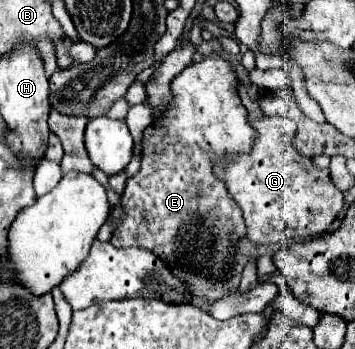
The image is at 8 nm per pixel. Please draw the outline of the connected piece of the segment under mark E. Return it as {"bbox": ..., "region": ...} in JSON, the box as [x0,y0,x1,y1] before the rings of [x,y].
{"bbox":[111,55,257,281],"region":[[[209,55],[205,57],[201,63],[191,63],[187,65],[173,81],[171,81],[171,93],[173,93],[173,103],[169,107],[169,111],[163,115],[163,119],[155,121],[153,125],[149,125],[143,133],[143,159],[141,159],[141,171],[131,177],[127,181],[127,187],[121,195],[121,207],[123,207],[123,215],[121,215],[121,221],[119,221],[119,227],[117,227],[117,233],[113,233],[113,239],[111,243],[115,247],[131,247],[131,245],[137,245],[137,247],[143,247],[143,249],[149,249],[151,253],[155,253],[161,261],[165,261],[165,265],[171,269],[171,267],[183,267],[187,271],[197,271],[209,279],[215,279],[215,281],[229,281],[229,275],[231,275],[231,269],[233,269],[233,259],[235,259],[235,253],[237,253],[237,243],[245,237],[245,223],[243,223],[243,213],[239,209],[239,205],[229,197],[229,191],[225,187],[225,183],[213,173],[213,167],[217,163],[217,157],[219,159],[229,159],[229,157],[235,157],[235,155],[241,155],[241,153],[249,153],[255,139],[257,139],[257,131],[249,125],[247,121],[247,109],[243,107],[241,99],[239,99],[239,93],[237,93],[237,73],[235,69],[231,67],[229,61],[221,59],[221,55]]]}

